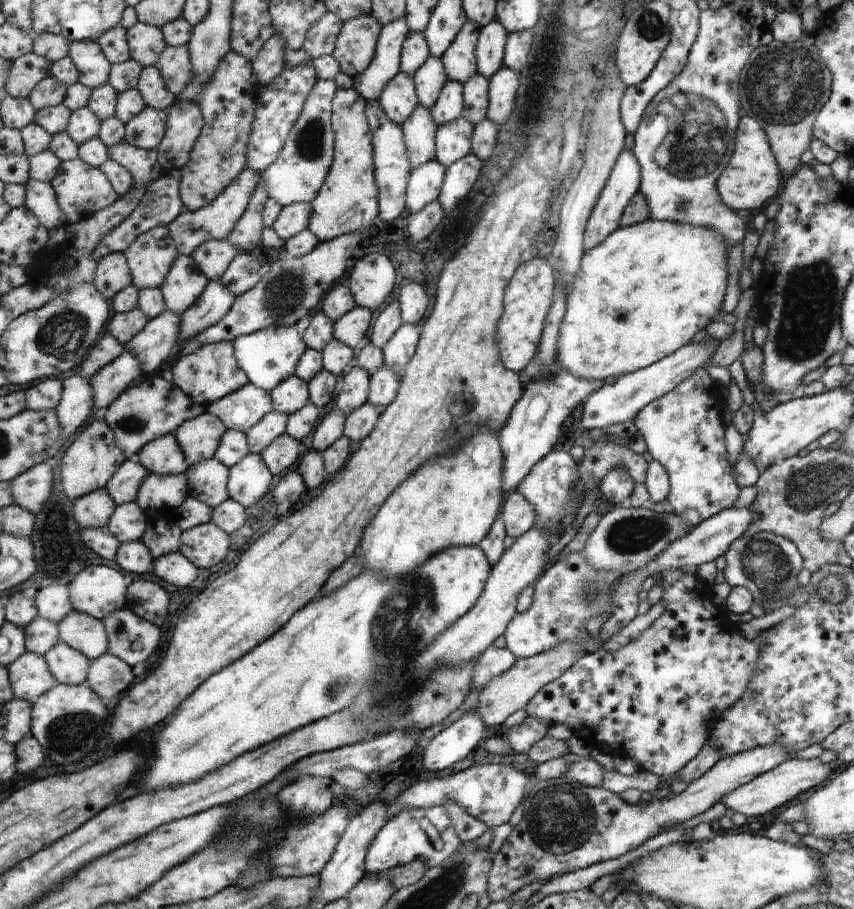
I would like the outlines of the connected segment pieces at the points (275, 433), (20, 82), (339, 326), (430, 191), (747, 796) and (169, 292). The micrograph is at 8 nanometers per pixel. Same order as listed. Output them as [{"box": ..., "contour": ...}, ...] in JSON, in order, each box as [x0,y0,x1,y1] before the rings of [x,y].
[{"box":[246,410,287,455],"contour":[[[272,410],[260,422],[251,426],[250,430],[246,432],[247,440],[250,443],[250,453],[259,455],[275,439],[285,433],[284,428],[287,428],[286,415]]]},{"box":[8,53,54,98],"contour":[[[30,53],[15,60],[8,81],[8,92],[16,98],[31,98],[35,88],[50,74],[54,64],[48,57]]]},{"box":[334,306,372,354],"contour":[[[356,306],[342,319],[334,322],[334,338],[348,345],[350,348],[356,348],[356,354],[360,348],[366,344],[366,334],[370,330],[372,322],[372,310]]]},{"box":[407,160,446,215],"contour":[[[436,160],[421,164],[412,171],[407,189],[407,205],[412,215],[439,198],[445,178],[446,168]]]},{"box":[723,757,830,818],"contour":[[[818,757],[812,759],[788,758],[780,766],[757,776],[743,787],[737,788],[734,792],[726,795],[723,798],[724,804],[734,812],[740,812],[746,817],[761,818],[762,814],[772,812],[774,808],[780,808],[782,804],[792,802],[798,794],[804,794],[804,792],[812,790],[814,786],[816,788],[823,786],[824,783],[828,782],[828,776],[830,776],[830,763],[824,763]]]},{"box":[163,254,211,315],"contour":[[[181,254],[163,286],[167,310],[183,315],[203,298],[211,282],[194,256]]]}]

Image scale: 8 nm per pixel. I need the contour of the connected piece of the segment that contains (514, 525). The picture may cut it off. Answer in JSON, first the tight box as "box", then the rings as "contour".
{"box":[500,490,537,540],"contour":[[[519,490],[506,495],[500,515],[508,536],[515,540],[537,522],[534,505]]]}

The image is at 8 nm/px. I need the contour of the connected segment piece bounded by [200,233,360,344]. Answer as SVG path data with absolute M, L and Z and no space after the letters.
M348 233L336 239L319 242L307 255L301 257L286 256L271 264L263 263L259 281L250 290L237 296L235 306L228 316L203 332L200 340L204 344L222 341L234 343L240 335L267 329L270 323L289 327L296 325L300 318L308 318L308 314L318 306L322 294L326 294L330 286L344 276L346 260L350 258L352 248L358 246L358 235L360 233Z

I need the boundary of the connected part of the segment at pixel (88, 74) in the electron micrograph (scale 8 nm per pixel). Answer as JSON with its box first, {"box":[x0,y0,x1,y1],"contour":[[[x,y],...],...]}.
{"box":[71,41,113,89],"contour":[[[74,41],[71,57],[81,74],[81,82],[97,89],[110,83],[113,64],[99,41]]]}

